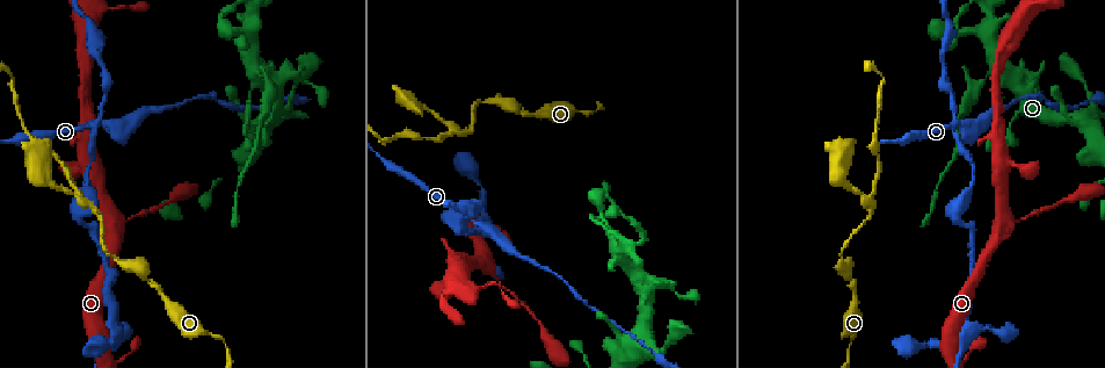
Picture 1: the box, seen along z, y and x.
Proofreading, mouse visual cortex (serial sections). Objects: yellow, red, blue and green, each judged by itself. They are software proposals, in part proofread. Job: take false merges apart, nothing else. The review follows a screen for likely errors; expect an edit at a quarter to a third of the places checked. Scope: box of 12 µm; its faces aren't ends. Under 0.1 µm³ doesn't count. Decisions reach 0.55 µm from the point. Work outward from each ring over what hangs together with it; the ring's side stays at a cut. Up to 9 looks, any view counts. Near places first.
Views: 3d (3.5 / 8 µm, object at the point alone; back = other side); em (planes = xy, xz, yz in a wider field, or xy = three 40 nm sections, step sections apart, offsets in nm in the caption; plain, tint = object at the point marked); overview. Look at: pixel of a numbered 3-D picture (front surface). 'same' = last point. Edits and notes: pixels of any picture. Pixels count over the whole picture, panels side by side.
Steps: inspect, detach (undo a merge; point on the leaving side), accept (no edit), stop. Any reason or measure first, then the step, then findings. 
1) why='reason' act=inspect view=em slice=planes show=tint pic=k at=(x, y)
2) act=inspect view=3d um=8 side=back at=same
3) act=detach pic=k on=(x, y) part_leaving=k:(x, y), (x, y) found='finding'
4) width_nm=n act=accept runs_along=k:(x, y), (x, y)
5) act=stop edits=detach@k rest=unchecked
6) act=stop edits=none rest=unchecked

why='calibre changes' act=inspect view=3d um=3.5 pic=1 at=(1017, 221)

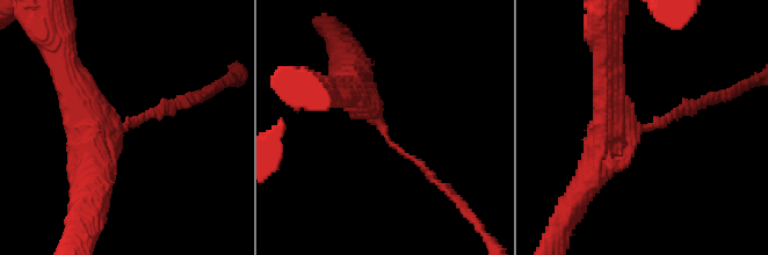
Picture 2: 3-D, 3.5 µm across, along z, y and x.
arm_widths_nm=100,450 act=inspect view=em slice=xy step=5 show=plain pic=2 at=(388, 134)

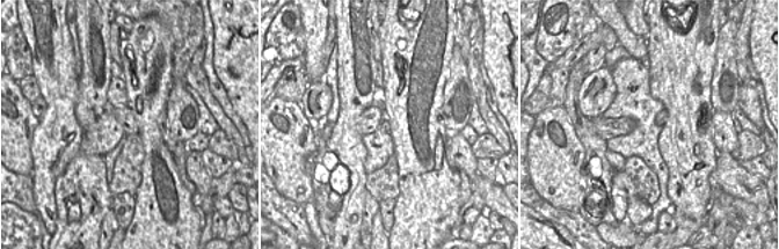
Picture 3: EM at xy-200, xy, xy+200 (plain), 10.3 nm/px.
act=inspect view=em slice=xy step=5 show=tint at=same

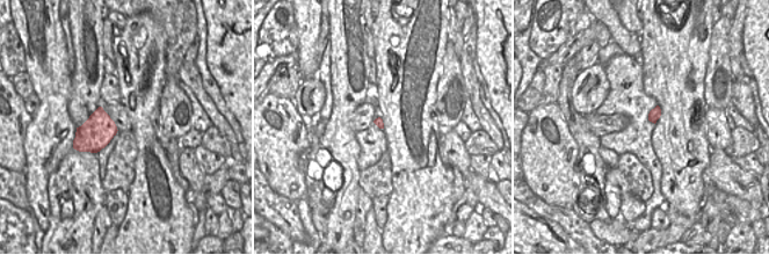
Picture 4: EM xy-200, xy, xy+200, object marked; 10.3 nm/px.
act=accept runs_along=2:(349, 82), (388, 143), (437, 183) found='one cell here'

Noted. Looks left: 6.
why='thick turns thin' act=inspect view=3d um=8 pic=1 at=(953, 125)

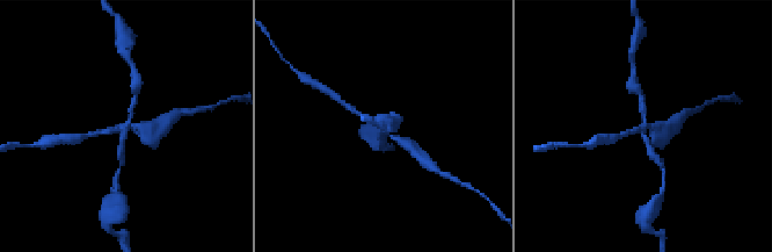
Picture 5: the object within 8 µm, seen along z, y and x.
act=inspect view=3d um=3.5 pic=5 at=(643, 130)

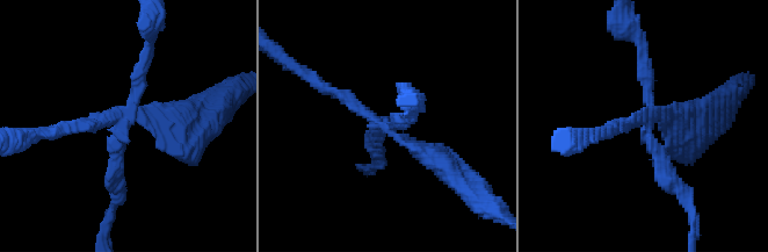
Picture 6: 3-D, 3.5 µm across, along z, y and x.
why='now the EM' act=inspect view=em slice=xy step=1 show=tint pic=6 at=(380, 124)

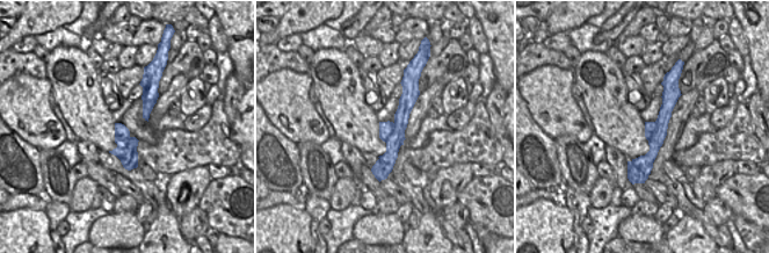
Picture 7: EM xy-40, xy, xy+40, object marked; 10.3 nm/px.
arm_widths_nm=150,200,200,250 act=detach pic=6 on=(111, 164) part_leaving=6:(123, 123), (116, 204), (106, 227) found='two cells meet here'

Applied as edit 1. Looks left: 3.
why='side arm on a straight run' act=inspect view=3d um=3.5 pic=1 at=(458, 134)

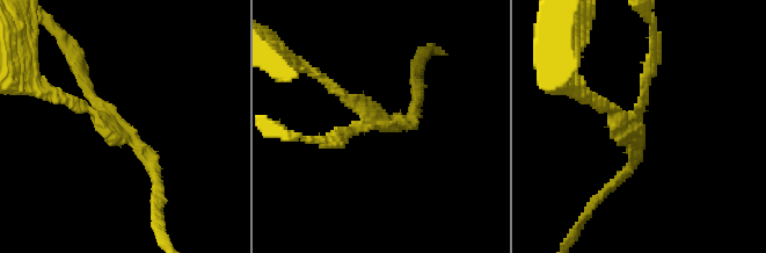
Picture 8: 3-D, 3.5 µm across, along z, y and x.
arms=3 arm_widths_nm=150,150,150 why='need the tissue' act=inspect view=em slice=xy step=2 show=tint pic=8 at=(637, 128)

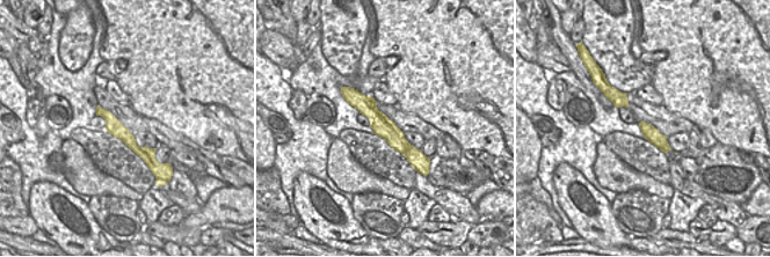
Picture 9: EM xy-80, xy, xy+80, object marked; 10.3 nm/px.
act=detach pic=8 on=(330, 86) part_leaving=8:(360, 107), (283, 53) found='two cells meet here'

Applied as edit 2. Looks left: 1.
why='narrows sharply' act=inspect view=3d um=3.5 pic=1 at=(256, 70)

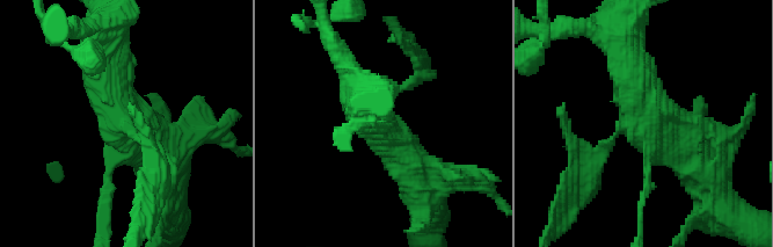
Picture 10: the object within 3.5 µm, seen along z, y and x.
act=detach pic=10 on=(578, 146) part_leaving=10:(614, 137), (573, 187), (555, 223) found='two cells meet here'

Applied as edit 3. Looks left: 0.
act=stop edits=detach@6,detach@8,detach@10 rest=unchecked

